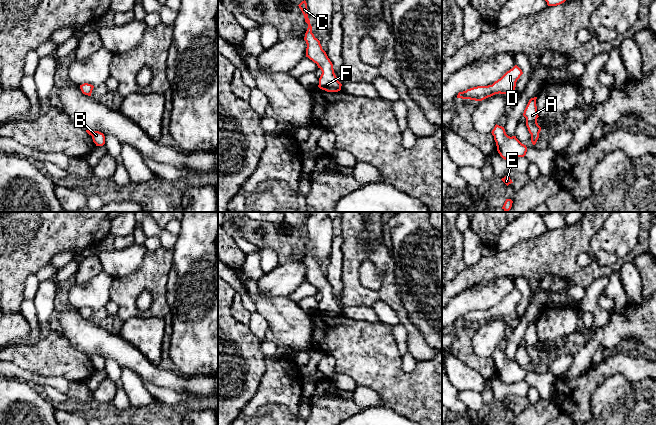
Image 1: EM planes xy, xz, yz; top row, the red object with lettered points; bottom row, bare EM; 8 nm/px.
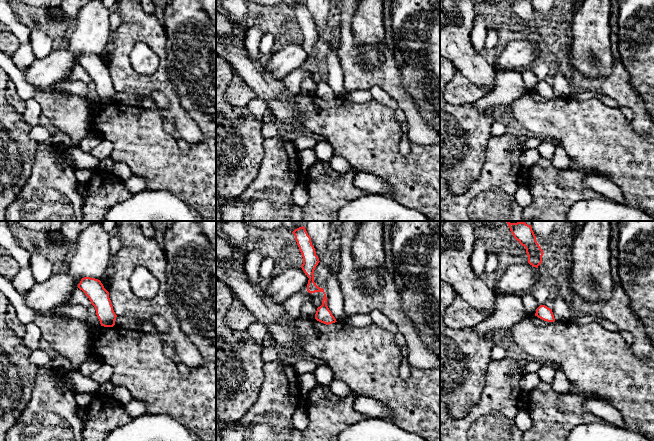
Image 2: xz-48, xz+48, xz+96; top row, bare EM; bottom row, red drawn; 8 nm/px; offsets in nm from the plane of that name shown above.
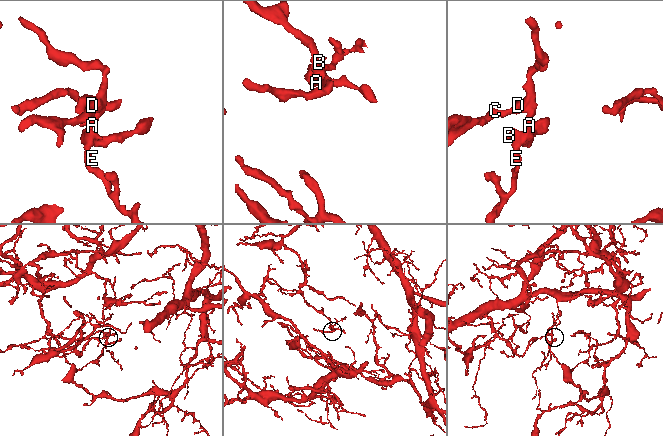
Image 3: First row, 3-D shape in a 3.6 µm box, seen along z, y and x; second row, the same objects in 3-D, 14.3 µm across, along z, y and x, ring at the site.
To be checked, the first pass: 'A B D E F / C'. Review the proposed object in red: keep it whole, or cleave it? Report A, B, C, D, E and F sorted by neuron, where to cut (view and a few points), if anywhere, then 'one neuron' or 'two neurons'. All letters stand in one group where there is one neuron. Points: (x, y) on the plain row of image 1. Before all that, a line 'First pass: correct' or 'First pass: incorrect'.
First pass: incorrect
groups A B C D E F; cut none; one neuron

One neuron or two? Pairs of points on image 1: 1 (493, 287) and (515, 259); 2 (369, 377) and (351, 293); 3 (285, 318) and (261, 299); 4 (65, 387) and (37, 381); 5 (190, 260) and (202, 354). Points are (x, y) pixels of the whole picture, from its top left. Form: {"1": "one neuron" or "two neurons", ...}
{"1": "two neurons", "2": "two neurons", "3": "one neuron", "4": "one neuron", "5": "one neuron"}

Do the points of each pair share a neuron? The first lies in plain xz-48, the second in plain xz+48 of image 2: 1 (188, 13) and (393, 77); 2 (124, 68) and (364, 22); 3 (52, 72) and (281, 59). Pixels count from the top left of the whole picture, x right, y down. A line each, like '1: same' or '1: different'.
1: different
2: different
3: same

